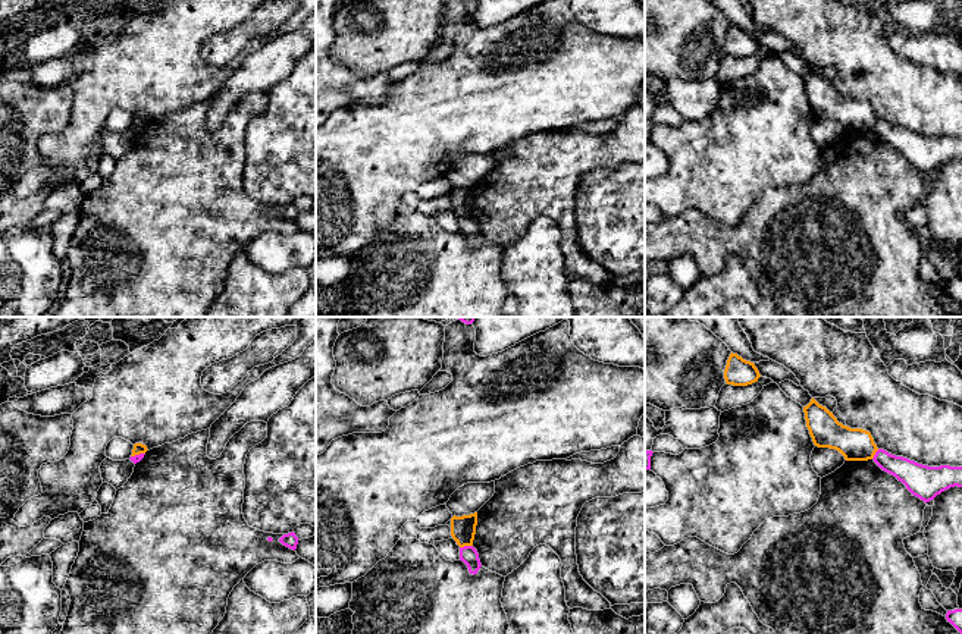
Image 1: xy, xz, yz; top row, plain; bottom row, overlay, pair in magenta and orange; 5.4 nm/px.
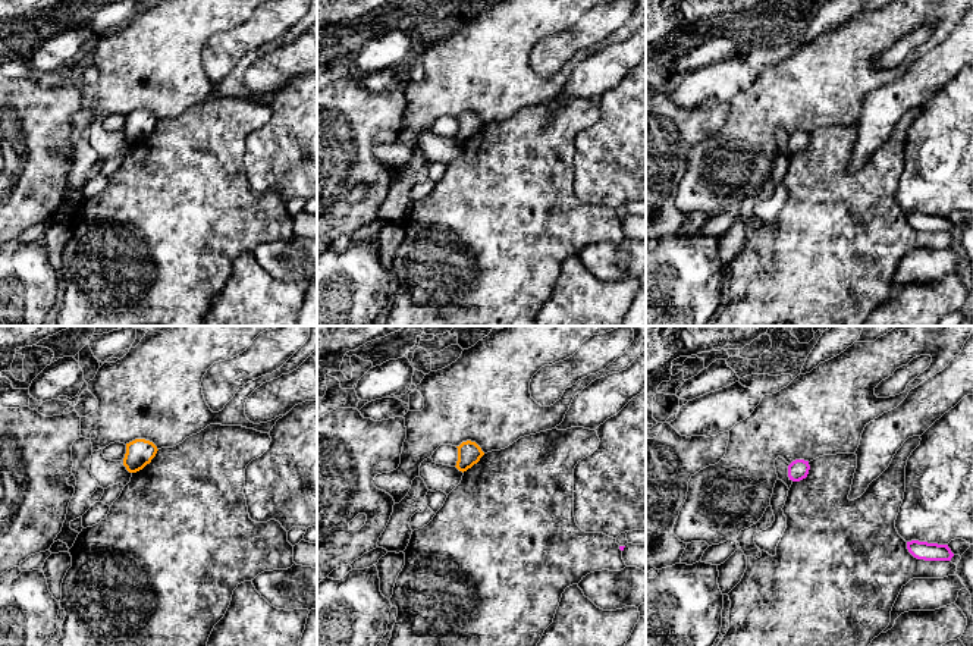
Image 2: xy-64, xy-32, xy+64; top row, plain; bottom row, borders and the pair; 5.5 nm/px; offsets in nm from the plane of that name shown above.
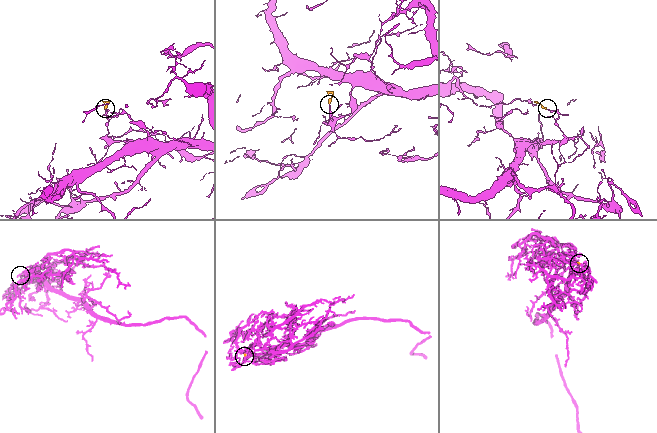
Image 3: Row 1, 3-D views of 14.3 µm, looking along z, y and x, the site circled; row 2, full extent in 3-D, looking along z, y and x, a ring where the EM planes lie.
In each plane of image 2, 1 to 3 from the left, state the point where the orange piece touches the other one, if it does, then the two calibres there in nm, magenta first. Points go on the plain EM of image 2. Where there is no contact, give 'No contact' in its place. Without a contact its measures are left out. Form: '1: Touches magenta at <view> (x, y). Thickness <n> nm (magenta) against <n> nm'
1: No contact
2: No contact
3: No contact

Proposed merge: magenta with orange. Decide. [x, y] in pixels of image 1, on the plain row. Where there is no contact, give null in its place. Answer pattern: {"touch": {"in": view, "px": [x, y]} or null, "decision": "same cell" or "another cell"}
{"touch": {"in": "xz", "px": [466, 217]}, "decision": "another cell"}

